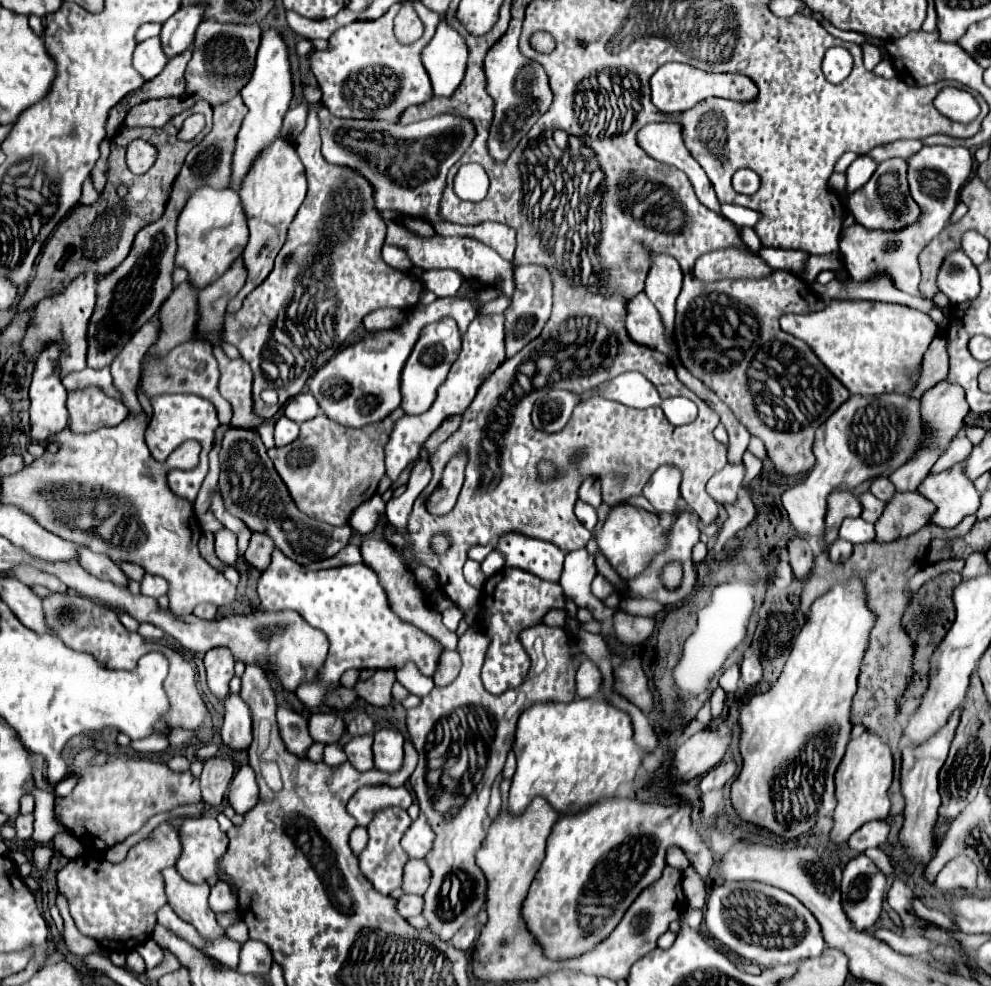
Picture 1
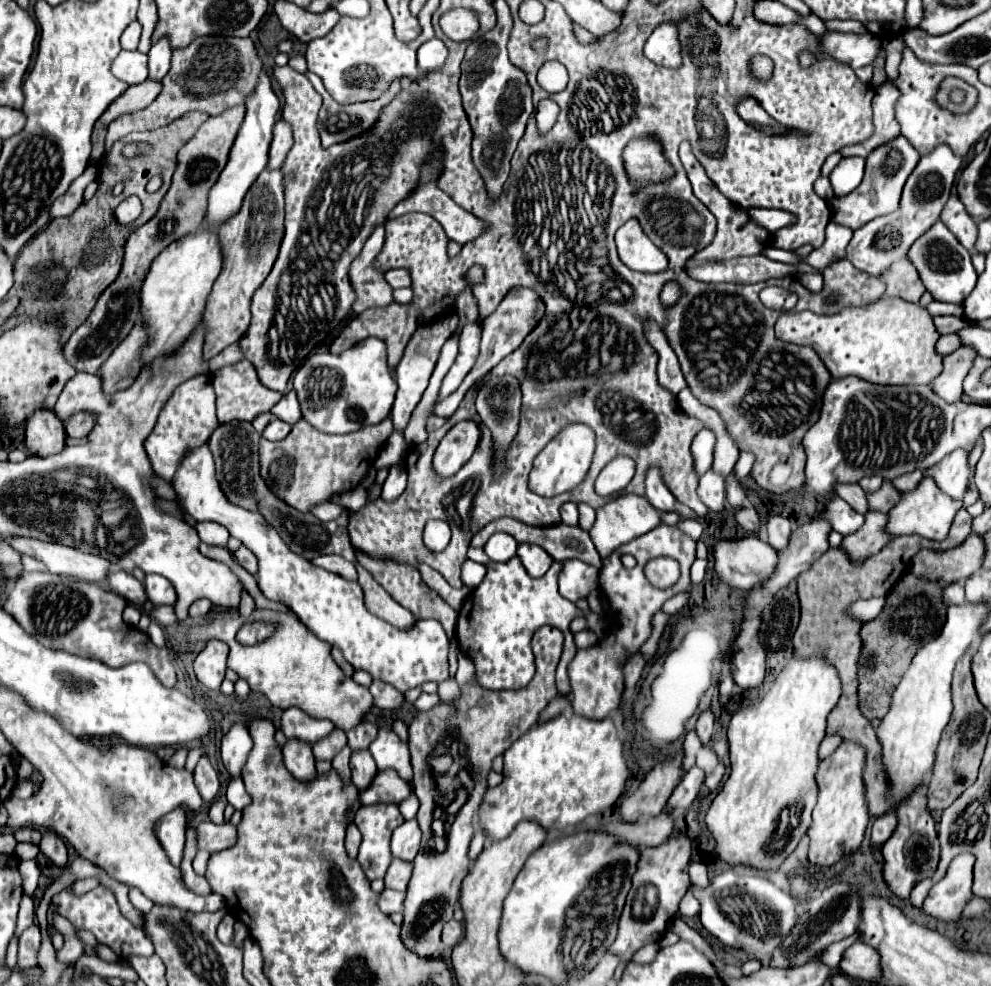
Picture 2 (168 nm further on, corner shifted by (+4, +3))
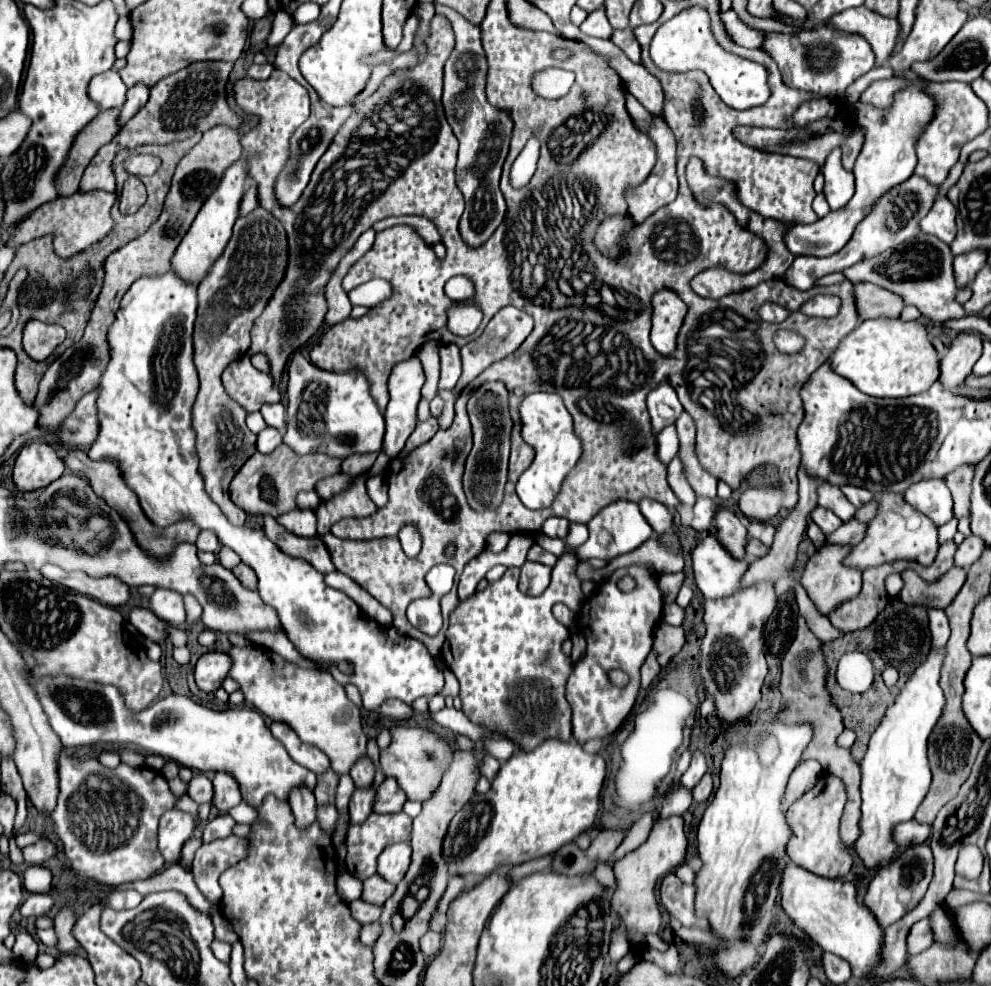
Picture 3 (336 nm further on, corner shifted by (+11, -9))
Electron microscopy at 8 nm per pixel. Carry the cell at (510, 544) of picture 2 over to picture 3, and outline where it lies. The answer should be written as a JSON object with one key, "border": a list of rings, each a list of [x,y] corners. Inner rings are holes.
{"border":[[[494,532],[494,534],[490,534],[490,536],[488,536],[486,550],[494,552],[494,554],[500,554],[500,552],[506,548],[508,540],[510,540],[510,534],[504,534],[504,532]]]}

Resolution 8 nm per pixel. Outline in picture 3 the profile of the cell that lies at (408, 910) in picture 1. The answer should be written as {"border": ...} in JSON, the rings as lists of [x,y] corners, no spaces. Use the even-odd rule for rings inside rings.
{"border":[[[354,900],[348,904],[352,908],[352,916],[356,920],[360,920],[360,924],[370,924],[370,922],[378,922],[382,916],[382,906],[376,904],[368,904],[364,900]]]}

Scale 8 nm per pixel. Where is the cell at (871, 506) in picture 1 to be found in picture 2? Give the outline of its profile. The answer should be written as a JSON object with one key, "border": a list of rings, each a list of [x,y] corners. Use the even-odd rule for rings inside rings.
{"border":[[[839,484],[839,488],[835,488],[835,494],[839,498],[843,498],[855,512],[859,512],[859,514],[867,512],[865,492],[859,488],[859,484]]]}

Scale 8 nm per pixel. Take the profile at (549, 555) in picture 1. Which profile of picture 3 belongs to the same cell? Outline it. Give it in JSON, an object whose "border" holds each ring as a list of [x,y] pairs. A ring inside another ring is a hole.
{"border":[[[528,564],[528,566],[532,566],[532,570],[528,572],[528,568],[524,566],[520,574],[520,590],[530,596],[540,596],[550,584],[552,568],[546,568],[544,564]]]}

